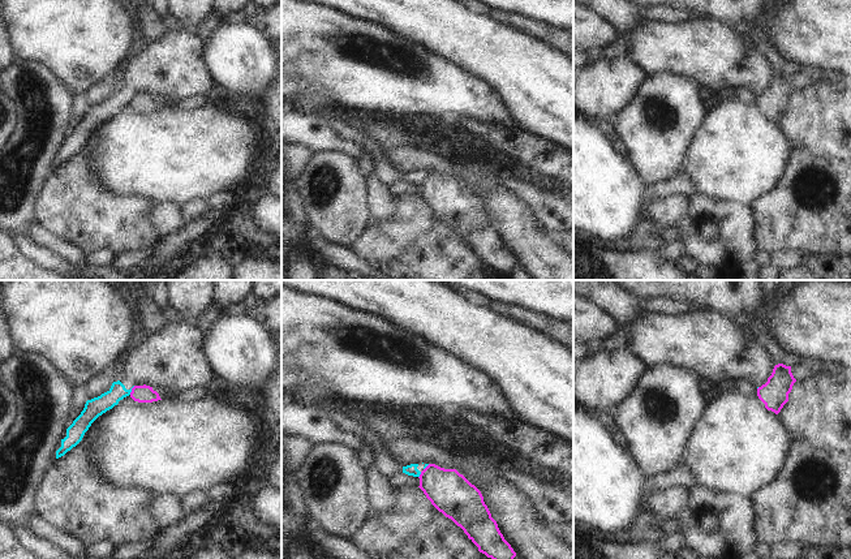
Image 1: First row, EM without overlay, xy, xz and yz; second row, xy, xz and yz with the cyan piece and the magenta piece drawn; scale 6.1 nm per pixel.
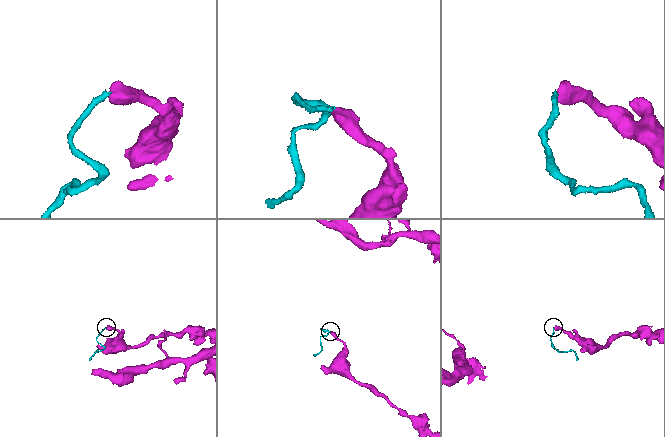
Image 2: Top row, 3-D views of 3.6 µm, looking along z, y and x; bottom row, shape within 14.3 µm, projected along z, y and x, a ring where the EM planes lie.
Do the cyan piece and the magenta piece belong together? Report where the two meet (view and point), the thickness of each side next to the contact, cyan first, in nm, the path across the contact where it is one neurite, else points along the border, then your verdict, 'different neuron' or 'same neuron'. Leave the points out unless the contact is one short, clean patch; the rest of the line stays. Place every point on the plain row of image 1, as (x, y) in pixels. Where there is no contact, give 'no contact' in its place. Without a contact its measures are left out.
xy (130, 98) | 120/110 nm | along xy (134, 94), (129, 102) | different neuron

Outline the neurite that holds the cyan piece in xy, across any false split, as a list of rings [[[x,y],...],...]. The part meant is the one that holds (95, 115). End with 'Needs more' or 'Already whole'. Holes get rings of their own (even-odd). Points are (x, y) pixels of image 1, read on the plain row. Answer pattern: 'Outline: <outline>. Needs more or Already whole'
Outline: [[[164,30],[126,60],[124,81],[119,89],[107,100],[86,109],[81,122],[66,137],[56,167],[76,155],[91,132],[129,104],[133,94],[146,93],[173,99],[206,96],[214,85],[199,36],[190,30]]]. Needs more

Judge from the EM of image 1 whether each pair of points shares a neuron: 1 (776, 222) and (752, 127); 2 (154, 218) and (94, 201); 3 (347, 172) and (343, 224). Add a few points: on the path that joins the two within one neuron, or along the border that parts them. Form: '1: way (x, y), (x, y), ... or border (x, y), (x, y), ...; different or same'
1: border (786, 166), (781, 180), (750, 205); different
2: border (150, 205), (146, 220), (157, 235); different
3: way (343, 185), (343, 211); same

